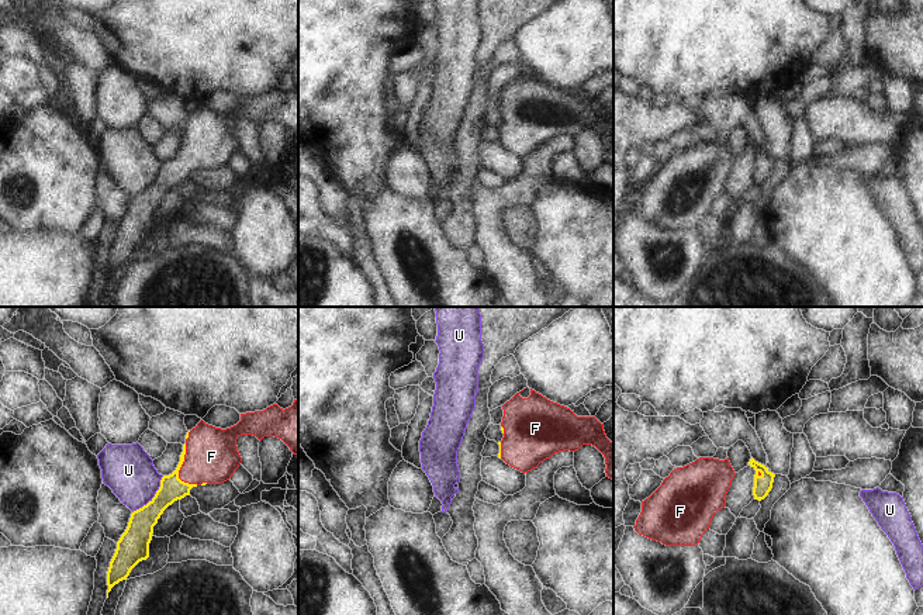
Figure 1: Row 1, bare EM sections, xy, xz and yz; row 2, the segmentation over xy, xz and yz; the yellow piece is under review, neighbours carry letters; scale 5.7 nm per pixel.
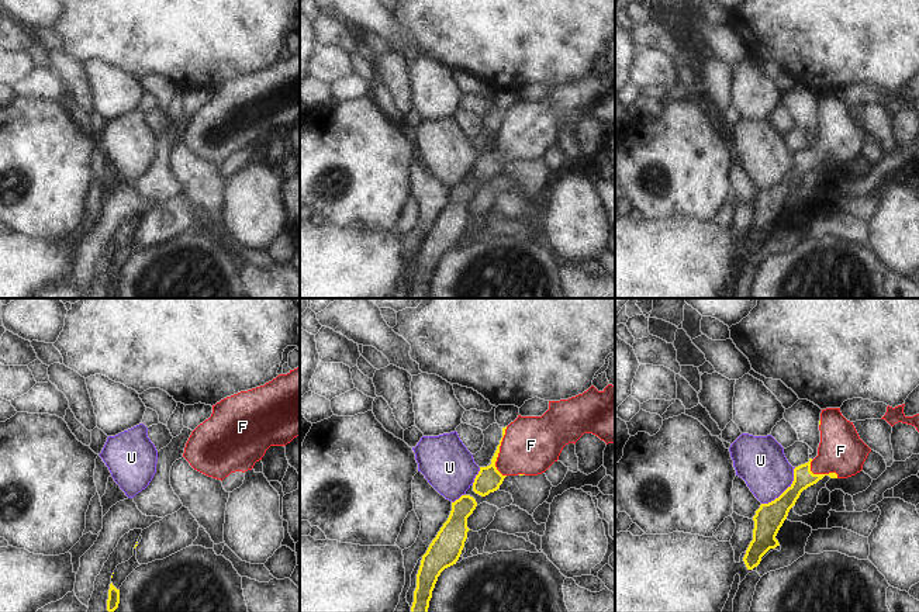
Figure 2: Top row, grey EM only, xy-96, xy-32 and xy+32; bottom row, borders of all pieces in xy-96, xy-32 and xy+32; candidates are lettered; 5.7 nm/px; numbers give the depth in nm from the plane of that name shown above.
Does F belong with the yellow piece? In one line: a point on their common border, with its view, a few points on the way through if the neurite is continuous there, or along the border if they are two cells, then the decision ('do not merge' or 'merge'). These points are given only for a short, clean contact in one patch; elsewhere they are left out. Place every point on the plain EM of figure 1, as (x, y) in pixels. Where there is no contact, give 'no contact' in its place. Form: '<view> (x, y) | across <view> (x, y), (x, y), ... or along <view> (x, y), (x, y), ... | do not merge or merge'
xy (179, 154) | across xy (172, 173), (179, 166), (179, 154), (194, 154), (211, 141) | merge

